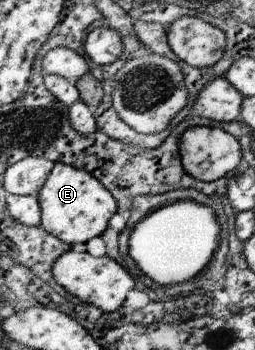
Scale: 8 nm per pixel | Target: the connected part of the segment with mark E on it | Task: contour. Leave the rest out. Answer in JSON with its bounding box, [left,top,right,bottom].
[37,163,118,245]

